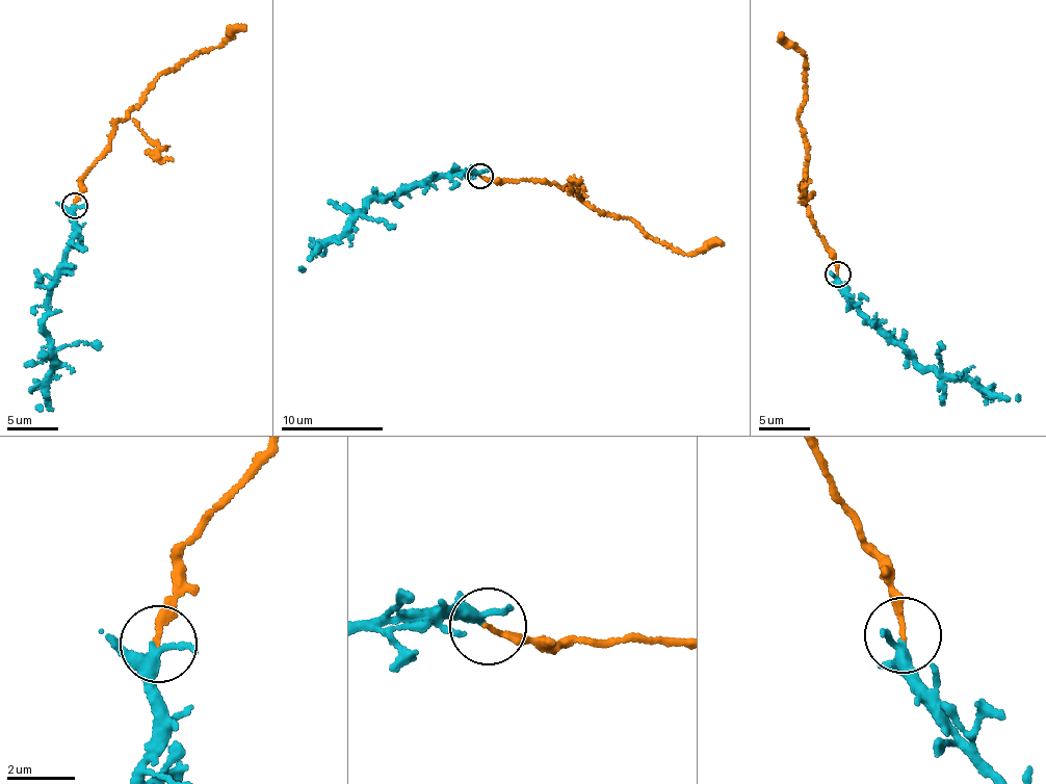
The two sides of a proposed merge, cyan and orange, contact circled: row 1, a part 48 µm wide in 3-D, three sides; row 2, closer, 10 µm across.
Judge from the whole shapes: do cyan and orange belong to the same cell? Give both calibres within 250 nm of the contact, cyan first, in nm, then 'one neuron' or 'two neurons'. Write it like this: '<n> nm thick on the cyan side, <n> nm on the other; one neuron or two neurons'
280 nm thick on the cyan side, 170 nm on the other; two neurons

